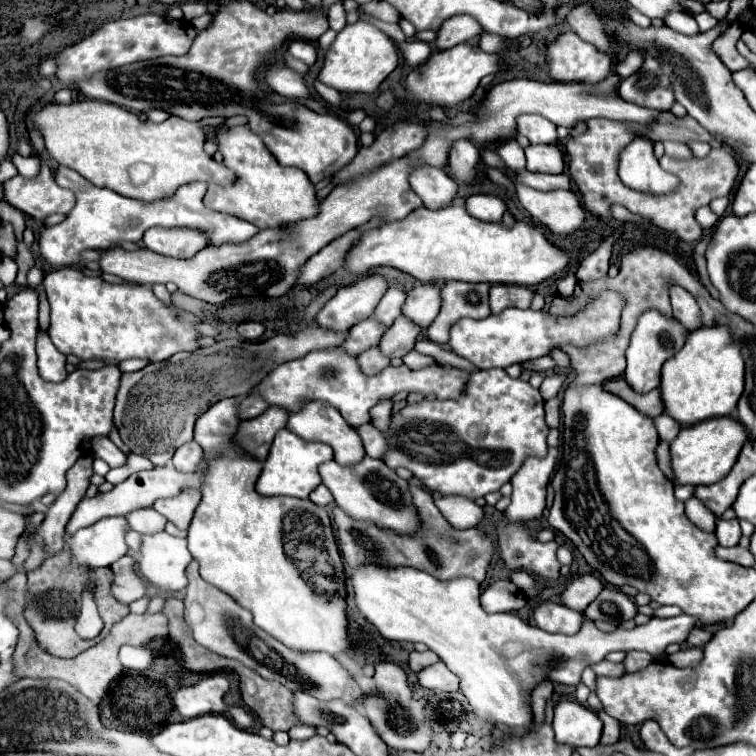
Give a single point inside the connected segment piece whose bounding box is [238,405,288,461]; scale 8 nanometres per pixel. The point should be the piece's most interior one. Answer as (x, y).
(256, 436)

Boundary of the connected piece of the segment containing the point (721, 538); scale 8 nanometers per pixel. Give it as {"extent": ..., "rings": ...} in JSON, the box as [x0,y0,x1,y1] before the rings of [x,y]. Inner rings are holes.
{"extent":[714,519,742,547],"rings":[[[720,519],[714,533],[716,533],[718,543],[722,547],[734,547],[734,545],[738,545],[738,539],[742,535],[740,533],[740,525],[738,525],[738,519],[730,519],[730,521]]]}

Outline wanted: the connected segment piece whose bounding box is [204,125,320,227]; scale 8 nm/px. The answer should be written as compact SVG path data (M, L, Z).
M236 125L236 127L216 127L216 143L218 143L218 151L224 155L224 165L234 171L236 181L232 183L210 183L208 191L204 195L204 205L212 211L218 213L226 213L226 215L234 215L240 217L244 221L254 223L256 227L278 227L278 225L286 225L290 221L300 221L306 217L314 217L318 213L318 199L316 199L316 191L314 185L306 179L306 173L294 167L282 167L276 157L266 149L266 145L262 143L262 139L258 135L254 135L246 125Z

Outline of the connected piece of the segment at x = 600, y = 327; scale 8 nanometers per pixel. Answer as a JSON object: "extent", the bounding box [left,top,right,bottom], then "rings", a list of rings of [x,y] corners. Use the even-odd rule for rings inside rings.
{"extent":[448,291,622,369],"rings":[[[614,291],[612,293],[602,293],[600,297],[596,297],[590,303],[590,307],[586,307],[586,311],[578,311],[578,315],[574,319],[554,319],[546,311],[506,309],[500,315],[490,315],[490,317],[486,317],[482,321],[460,319],[458,323],[454,323],[454,327],[450,331],[450,343],[448,345],[456,355],[466,357],[478,369],[492,369],[492,367],[506,369],[506,367],[510,367],[514,363],[524,363],[524,361],[532,361],[532,359],[548,355],[558,343],[594,343],[594,339],[604,339],[606,335],[612,335],[614,331],[618,331],[620,311],[622,311],[622,297],[618,293],[614,293]]]}

